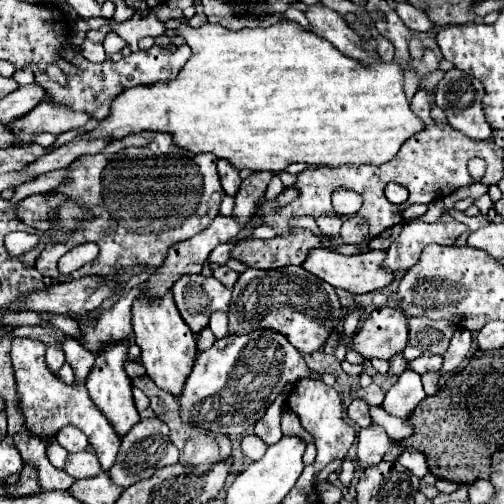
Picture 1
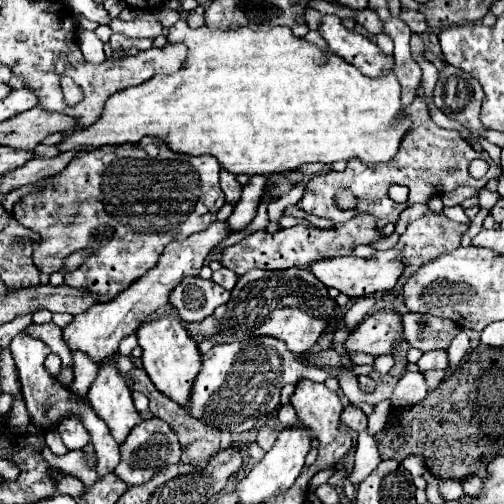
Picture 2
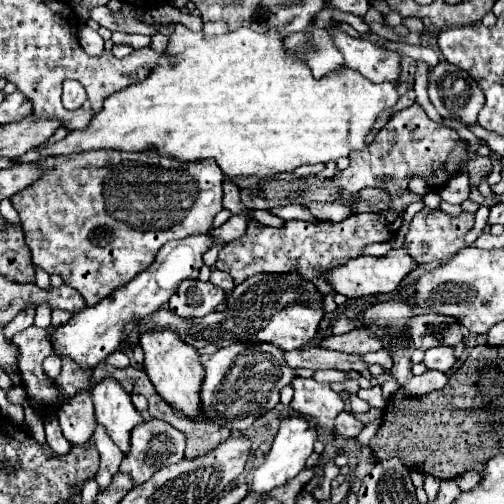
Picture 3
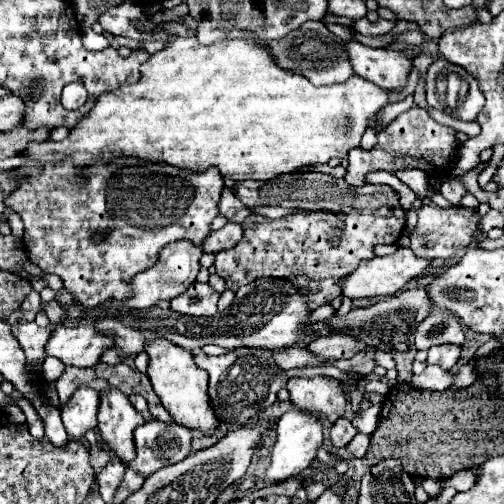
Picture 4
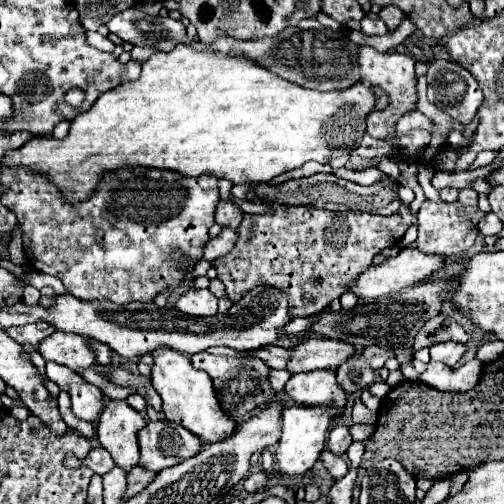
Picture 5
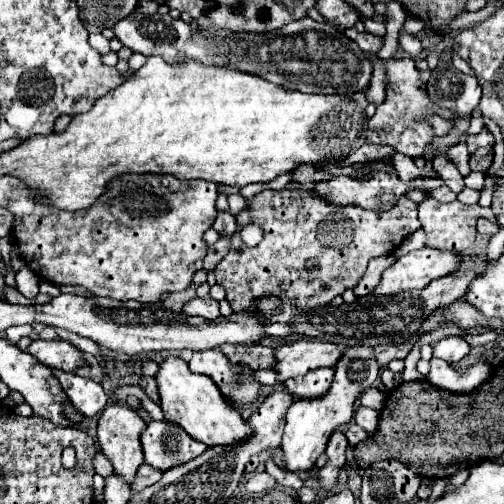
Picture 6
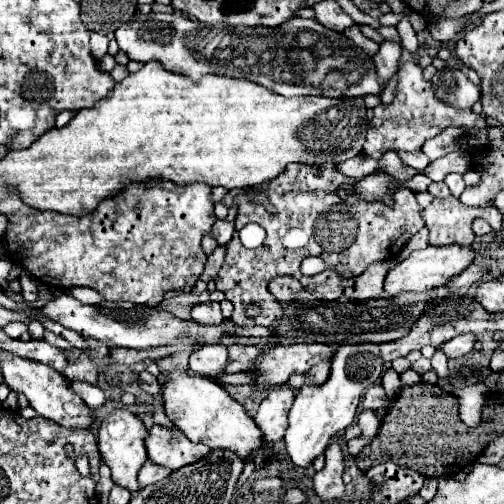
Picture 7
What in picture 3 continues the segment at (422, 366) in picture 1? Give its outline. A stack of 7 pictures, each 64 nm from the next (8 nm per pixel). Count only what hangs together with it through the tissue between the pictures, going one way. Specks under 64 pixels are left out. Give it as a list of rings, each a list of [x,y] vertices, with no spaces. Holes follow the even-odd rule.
[[[440,346],[440,348],[430,348],[426,350],[426,358],[424,358],[426,368],[430,370],[440,370],[440,372],[450,372],[456,364],[454,358],[454,348],[452,346]]]

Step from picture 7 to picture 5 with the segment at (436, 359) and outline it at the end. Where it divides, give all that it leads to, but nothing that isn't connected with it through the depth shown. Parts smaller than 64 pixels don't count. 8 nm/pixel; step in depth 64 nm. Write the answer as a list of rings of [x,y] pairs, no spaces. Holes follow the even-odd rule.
[[[477,358],[472,359],[459,368],[448,368],[436,360],[428,362],[428,370],[420,374],[420,380],[436,390],[448,392],[468,392],[481,379],[484,363]]]

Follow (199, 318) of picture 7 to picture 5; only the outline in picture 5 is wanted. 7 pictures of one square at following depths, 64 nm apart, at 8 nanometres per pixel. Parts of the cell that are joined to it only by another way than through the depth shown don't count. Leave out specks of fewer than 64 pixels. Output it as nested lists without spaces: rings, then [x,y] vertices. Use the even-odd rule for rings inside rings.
[[[190,288],[176,304],[176,308],[190,316],[214,316],[218,312],[218,298],[210,290]]]

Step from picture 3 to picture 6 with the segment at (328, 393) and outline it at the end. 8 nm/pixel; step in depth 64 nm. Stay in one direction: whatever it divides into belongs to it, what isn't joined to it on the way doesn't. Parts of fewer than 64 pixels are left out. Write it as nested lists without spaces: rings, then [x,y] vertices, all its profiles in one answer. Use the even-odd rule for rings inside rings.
[[[316,368],[306,376],[296,376],[286,380],[286,388],[294,398],[320,398],[328,392],[334,378],[332,368]]]

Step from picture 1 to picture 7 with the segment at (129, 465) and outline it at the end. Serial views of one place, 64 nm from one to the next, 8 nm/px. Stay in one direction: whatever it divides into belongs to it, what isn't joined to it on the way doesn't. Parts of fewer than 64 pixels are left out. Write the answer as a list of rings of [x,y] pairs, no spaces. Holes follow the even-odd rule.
[[[152,426],[146,438],[146,450],[148,458],[160,466],[166,466],[170,470],[178,470],[182,466],[188,466],[192,462],[202,460],[212,450],[204,444],[190,442],[182,430],[178,428],[164,428],[164,426]]]

